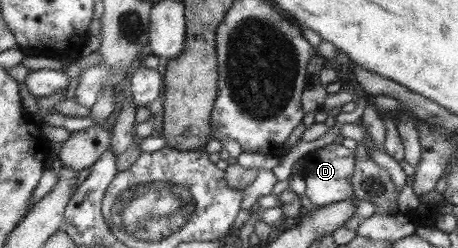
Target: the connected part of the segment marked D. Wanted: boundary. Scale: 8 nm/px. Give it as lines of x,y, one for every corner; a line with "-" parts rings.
333,143
321,149
306,153
301,166
301,177
305,182
305,195
317,208
329,203
342,202
352,198
350,177
354,171
353,150
345,147
335,147

